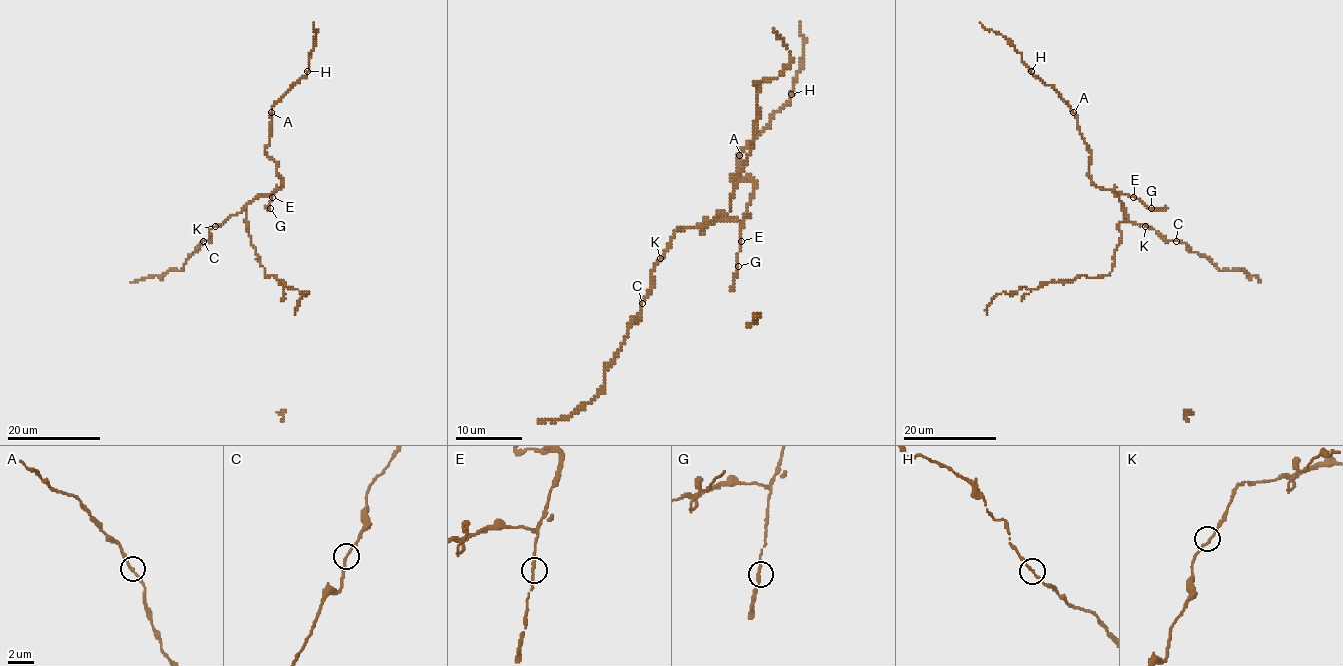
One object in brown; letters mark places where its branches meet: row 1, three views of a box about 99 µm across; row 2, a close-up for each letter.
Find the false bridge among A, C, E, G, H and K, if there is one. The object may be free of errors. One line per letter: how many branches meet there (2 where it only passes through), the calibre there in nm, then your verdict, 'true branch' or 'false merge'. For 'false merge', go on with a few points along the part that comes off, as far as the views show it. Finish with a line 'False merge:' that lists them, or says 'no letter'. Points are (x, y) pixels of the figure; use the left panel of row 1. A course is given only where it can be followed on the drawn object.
A: branches 2; calibre 220 nm; true branch
C: branches 2; calibre 220 nm; true branch
E: branches 2; calibre 200 nm; true branch
G: branches 2; calibre 220 nm; true branch
H: branches 2; calibre 220 nm; true branch
K: branches 2; calibre 200 nm; true branch
False merge: no letter

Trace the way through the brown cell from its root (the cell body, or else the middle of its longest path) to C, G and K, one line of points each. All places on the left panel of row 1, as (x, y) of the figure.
C: (263, 196), (257, 196), (239, 213), (212, 227), (210, 240), (203, 241)
G: (263, 196), (273, 193), (270, 208)
K: (263, 196), (257, 196), (239, 213), (215, 226)

